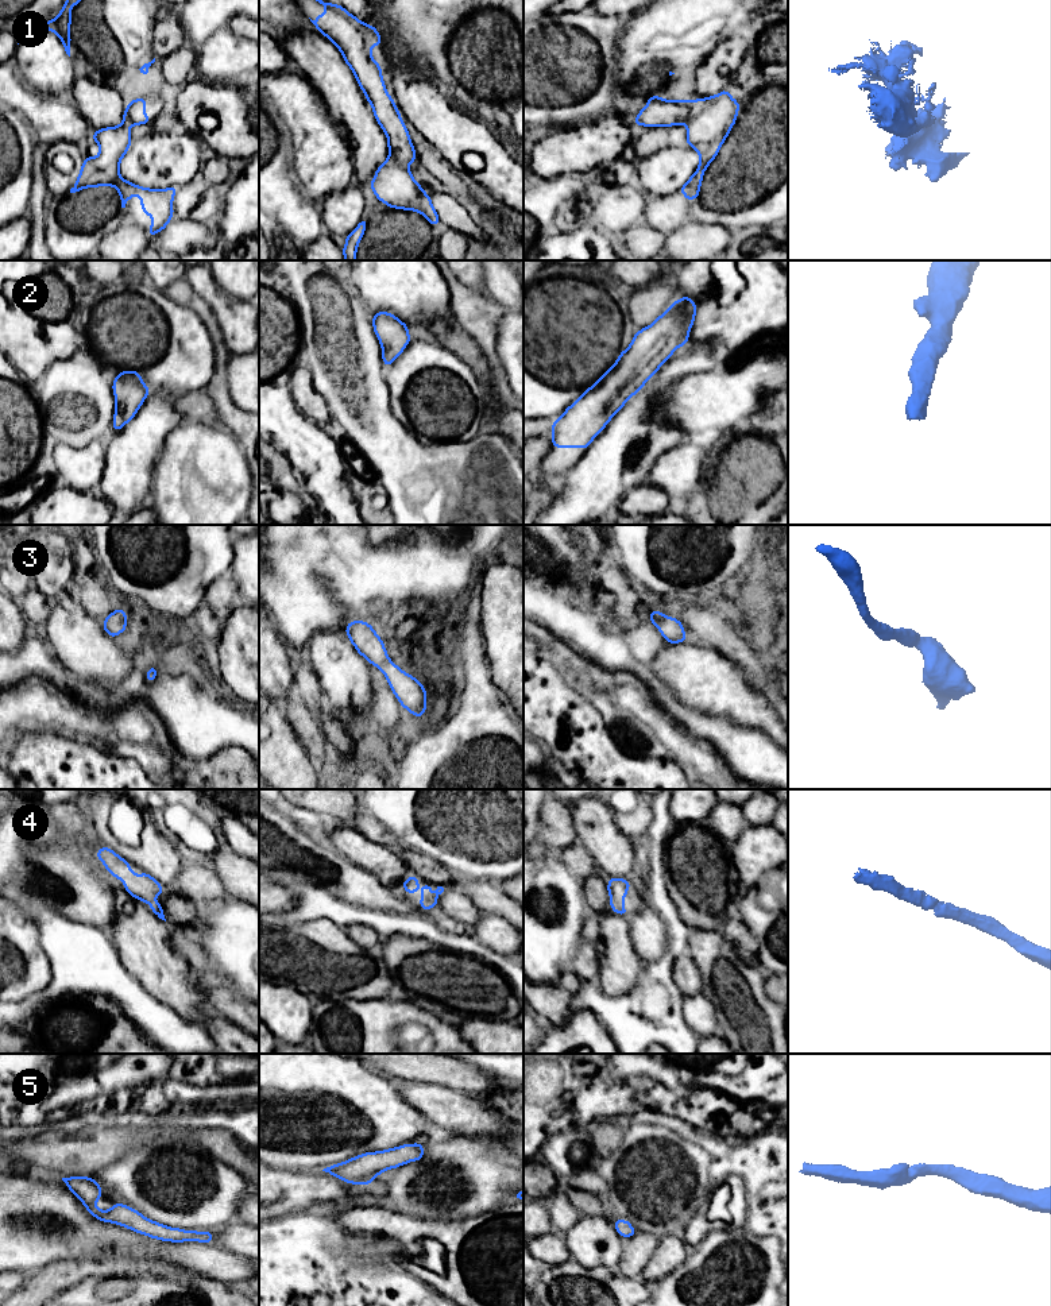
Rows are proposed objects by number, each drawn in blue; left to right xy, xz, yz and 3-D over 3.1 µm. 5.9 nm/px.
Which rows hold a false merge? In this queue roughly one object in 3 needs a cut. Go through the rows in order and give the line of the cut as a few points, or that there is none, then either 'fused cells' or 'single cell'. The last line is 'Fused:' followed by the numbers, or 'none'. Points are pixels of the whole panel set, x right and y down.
1: cut yz (669, 100), (688, 105), (688, 118), (684, 122); fused cells
2: cut none; single cell
3: cut none; single cell
4: cut none; single cell
5: cut none; single cell
Fused: 1

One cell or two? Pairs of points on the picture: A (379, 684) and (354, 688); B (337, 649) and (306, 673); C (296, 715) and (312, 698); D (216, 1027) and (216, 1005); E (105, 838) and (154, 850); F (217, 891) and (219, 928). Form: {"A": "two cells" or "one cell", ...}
{"A": "two cells", "B": "two cells", "C": "two cells", "D": "two cells", "E": "one cell", "F": "two cells"}

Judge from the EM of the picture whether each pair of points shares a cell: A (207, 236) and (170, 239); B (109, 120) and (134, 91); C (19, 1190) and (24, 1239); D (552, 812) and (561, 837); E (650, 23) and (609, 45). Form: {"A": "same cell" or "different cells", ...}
{"A": "same cell", "B": "different cells", "C": "same cell", "D": "same cell", "E": "different cells"}

